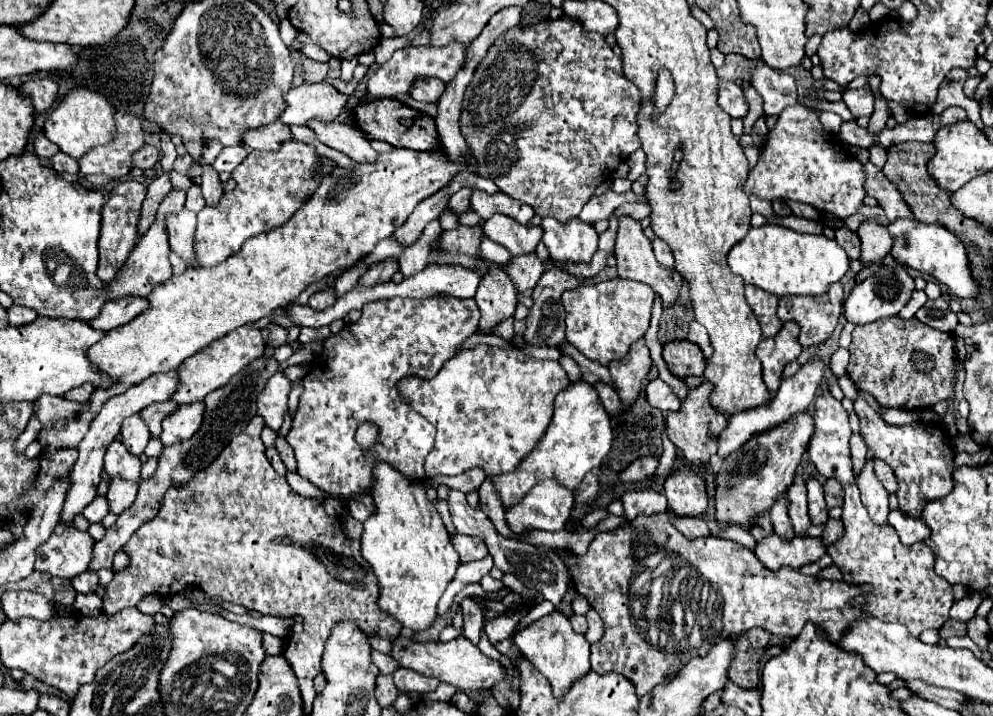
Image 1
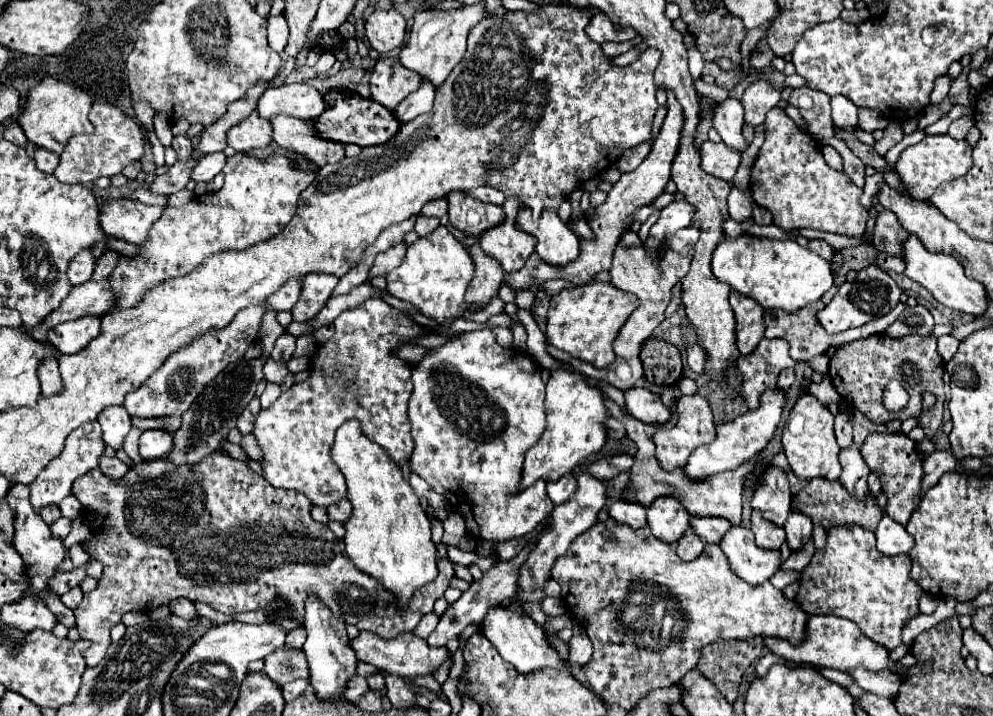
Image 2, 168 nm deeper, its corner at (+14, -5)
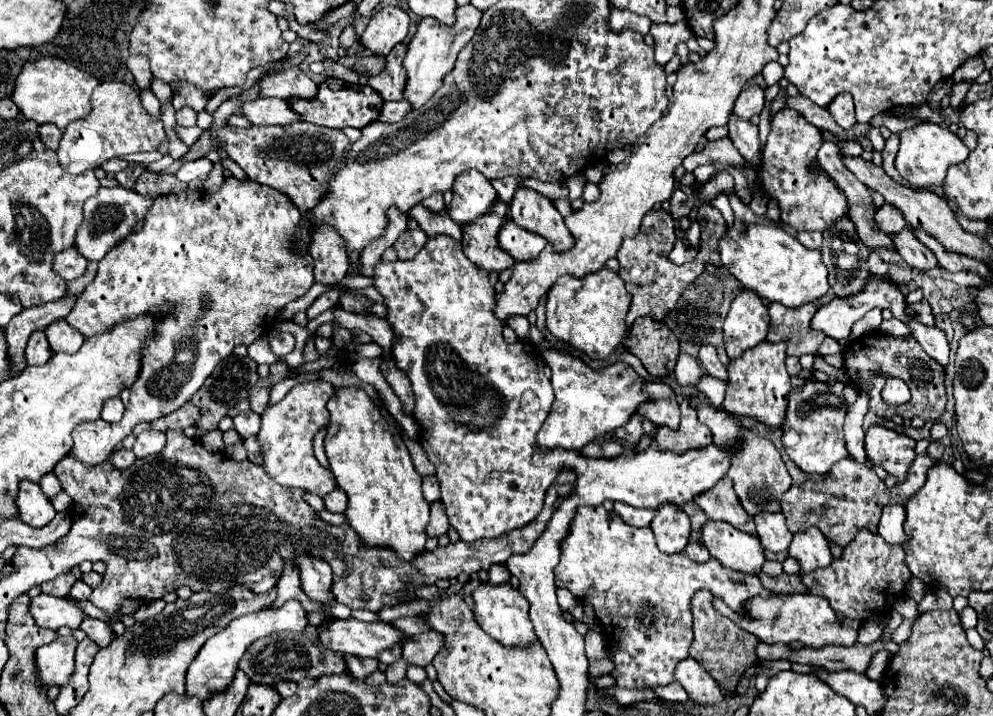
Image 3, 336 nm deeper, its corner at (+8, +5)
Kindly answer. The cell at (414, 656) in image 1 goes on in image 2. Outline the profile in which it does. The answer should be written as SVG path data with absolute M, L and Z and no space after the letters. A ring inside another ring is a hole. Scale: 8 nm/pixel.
M360 631L356 639L350 639L350 647L354 647L356 659L362 663L370 663L374 665L378 671L388 671L388 673L396 673L400 677L420 677L420 675L432 675L442 663L444 659L450 659L450 653L446 651L446 647L434 649L430 647L424 639L416 637L414 633L402 633L394 639L382 639L376 633L370 631Z

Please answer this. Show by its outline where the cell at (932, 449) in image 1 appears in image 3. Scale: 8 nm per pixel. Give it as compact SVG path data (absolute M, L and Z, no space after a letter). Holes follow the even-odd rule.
M870 427L866 431L866 455L874 465L886 469L888 475L896 477L898 483L904 483L912 461L916 441L904 433L896 433L886 427Z

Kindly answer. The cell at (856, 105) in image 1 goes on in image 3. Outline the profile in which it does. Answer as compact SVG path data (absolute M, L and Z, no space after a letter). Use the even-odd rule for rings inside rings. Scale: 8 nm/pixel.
M840 93L830 105L828 105L832 117L836 119L836 123L844 129L852 129L852 125L856 123L854 117L854 101L850 93Z

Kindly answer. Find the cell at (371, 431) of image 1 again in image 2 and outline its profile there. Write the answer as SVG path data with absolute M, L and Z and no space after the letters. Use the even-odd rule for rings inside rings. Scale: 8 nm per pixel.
M350 419L336 431L332 445L332 459L346 479L346 497L352 503L352 515L344 523L346 553L352 563L376 577L400 605L406 605L416 589L434 581L438 575L436 547L430 539L430 521L420 507L410 483L402 477L402 471L388 453L374 441L370 441L362 425Z

